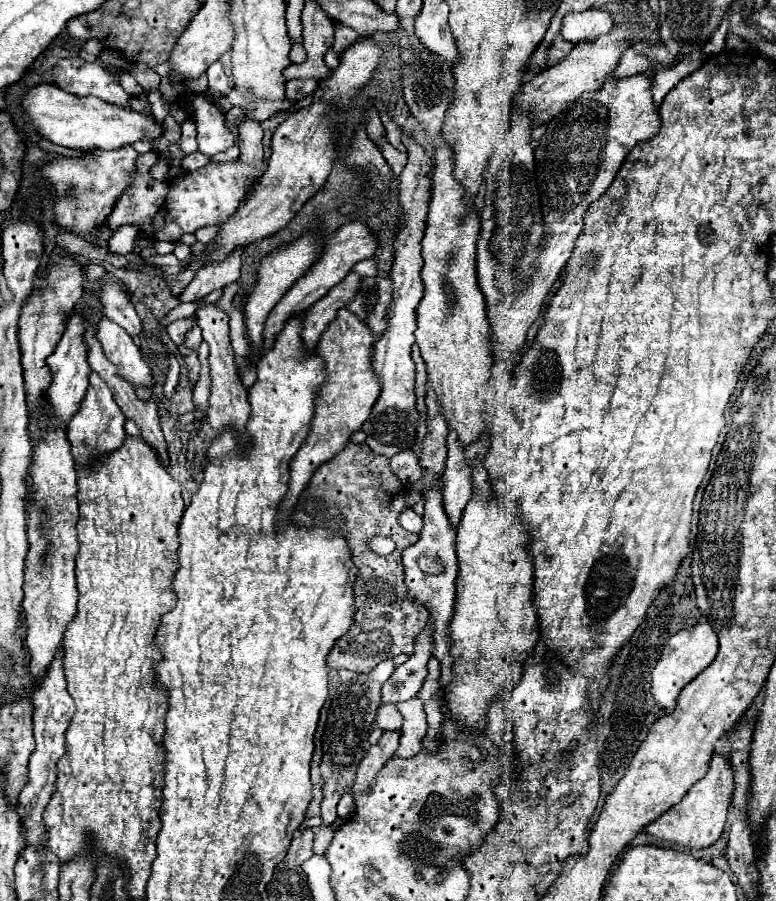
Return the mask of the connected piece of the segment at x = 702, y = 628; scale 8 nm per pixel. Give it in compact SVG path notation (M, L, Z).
M700 621L694 627L682 629L680 633L672 635L656 663L656 667L652 669L652 695L656 699L656 703L668 711L672 711L678 703L678 695L680 691L698 675L702 673L716 657L718 651L718 637L712 629L712 625L708 621Z

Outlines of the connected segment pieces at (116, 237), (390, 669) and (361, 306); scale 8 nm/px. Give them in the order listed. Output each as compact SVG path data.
M134 225L120 227L120 231L110 237L110 253L112 255L128 255L128 253L132 253L136 237L138 237L138 229Z
M388 659L388 661L380 663L380 665L376 665L376 669L372 669L370 677L372 677L372 681L378 681L382 685L382 683L386 683L390 679L392 673L394 673L394 663Z
M364 277L362 287L356 293L356 299L348 305L348 309L354 311L360 319L364 319L374 339L378 339L380 333L386 329L384 313L390 299L392 299L390 277Z

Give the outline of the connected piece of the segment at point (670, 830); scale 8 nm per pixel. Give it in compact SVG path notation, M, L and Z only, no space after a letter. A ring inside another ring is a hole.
M714 753L710 761L708 773L688 789L688 793L678 801L674 807L670 807L664 815L660 815L656 821L652 821L646 827L646 833L662 839L676 843L684 849L704 849L716 843L724 831L728 809L732 803L732 793L734 793L734 781L732 781L732 769L728 761Z

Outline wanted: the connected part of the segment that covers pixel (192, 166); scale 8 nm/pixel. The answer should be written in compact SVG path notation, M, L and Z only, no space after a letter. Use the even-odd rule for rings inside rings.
M196 151L196 153L190 153L190 155L184 157L182 169L184 169L184 171L196 171L196 169L208 165L208 163L210 163L210 157L204 157L200 151Z

